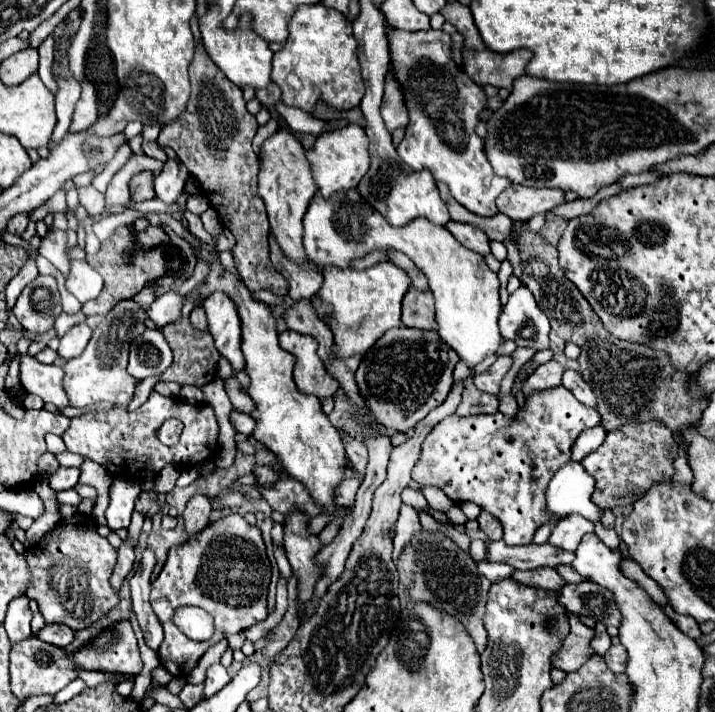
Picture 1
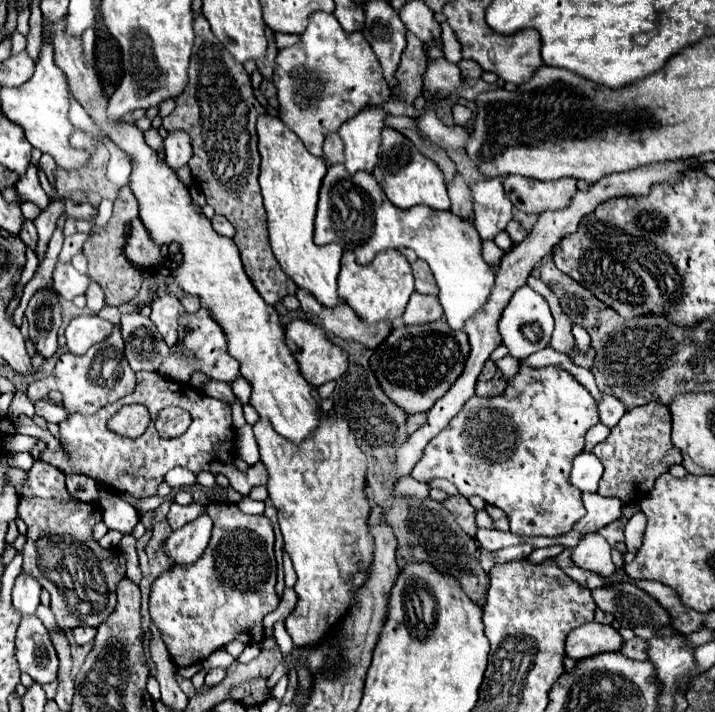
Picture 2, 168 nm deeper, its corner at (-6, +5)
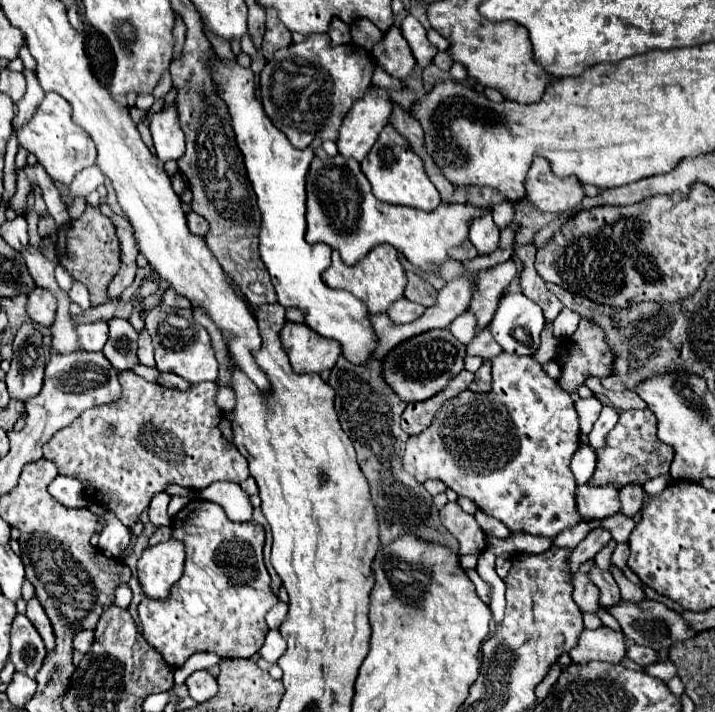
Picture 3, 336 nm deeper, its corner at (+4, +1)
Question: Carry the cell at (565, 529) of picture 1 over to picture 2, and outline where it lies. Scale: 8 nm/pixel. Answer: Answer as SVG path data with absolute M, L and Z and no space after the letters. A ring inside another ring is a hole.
M583 494L583 504L587 508L587 514L579 522L575 522L575 528L573 528L573 532L579 532L583 536L591 532L599 532L607 524L621 518L623 504L617 498L603 498L599 494Z

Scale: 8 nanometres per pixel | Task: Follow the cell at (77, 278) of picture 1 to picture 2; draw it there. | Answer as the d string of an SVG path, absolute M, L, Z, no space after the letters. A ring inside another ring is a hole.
M57 264L53 272L53 288L65 298L73 300L79 294L85 294L91 284L91 278L87 274L77 272L71 264Z

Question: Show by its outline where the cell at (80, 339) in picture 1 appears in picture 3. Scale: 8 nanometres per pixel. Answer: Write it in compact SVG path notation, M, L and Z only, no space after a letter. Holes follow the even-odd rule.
M89 322L89 324L79 324L77 326L79 332L79 344L81 350L89 350L89 352L97 352L103 350L107 338L109 338L109 328L105 322Z

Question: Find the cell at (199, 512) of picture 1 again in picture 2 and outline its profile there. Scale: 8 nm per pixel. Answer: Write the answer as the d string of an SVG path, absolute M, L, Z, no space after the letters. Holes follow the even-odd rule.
M201 514L197 520L185 524L183 528L175 530L167 542L165 542L165 550L167 554L173 558L175 564L191 564L195 562L211 536L211 528L213 528L213 520L207 514Z

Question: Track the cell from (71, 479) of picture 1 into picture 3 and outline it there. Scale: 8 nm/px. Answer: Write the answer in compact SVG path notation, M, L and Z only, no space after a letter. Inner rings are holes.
M57 476L51 484L49 484L49 494L61 502L67 508L85 508L89 502L83 496L83 488L81 482L77 482L75 478L69 476Z

